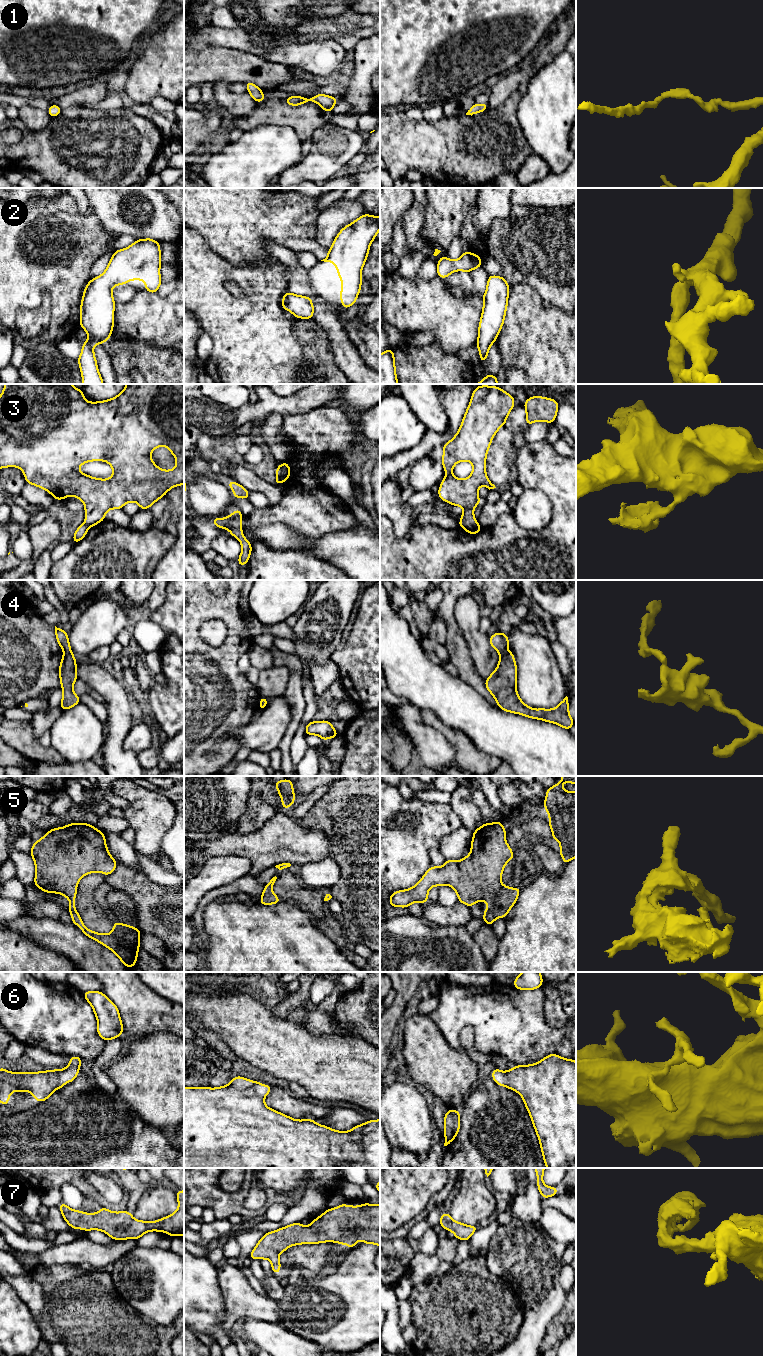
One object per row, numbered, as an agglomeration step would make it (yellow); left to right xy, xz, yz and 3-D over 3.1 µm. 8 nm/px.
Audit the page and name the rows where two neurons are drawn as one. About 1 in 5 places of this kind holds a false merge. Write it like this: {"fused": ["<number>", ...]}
{"fused": ["3", "4"]}

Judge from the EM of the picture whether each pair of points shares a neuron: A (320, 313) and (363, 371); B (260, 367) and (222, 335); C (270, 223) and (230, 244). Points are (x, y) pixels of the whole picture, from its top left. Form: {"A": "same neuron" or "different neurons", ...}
{"A": "same neuron", "B": "same neuron", "C": "same neuron"}

